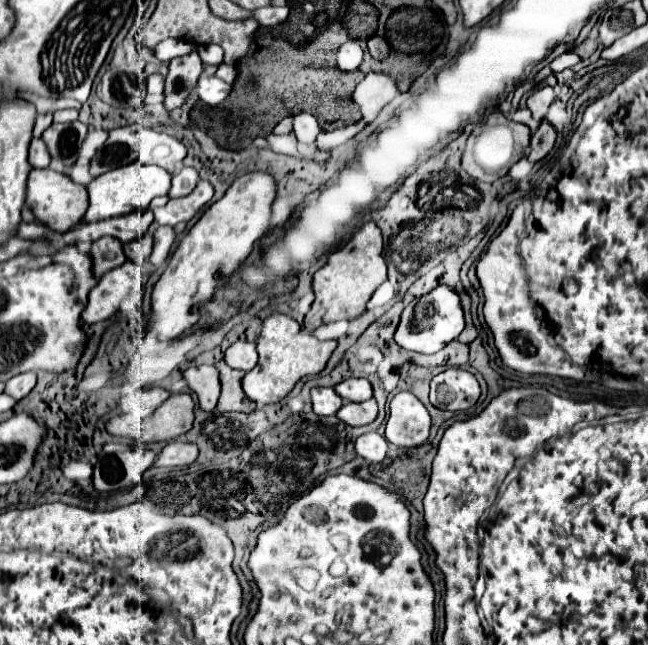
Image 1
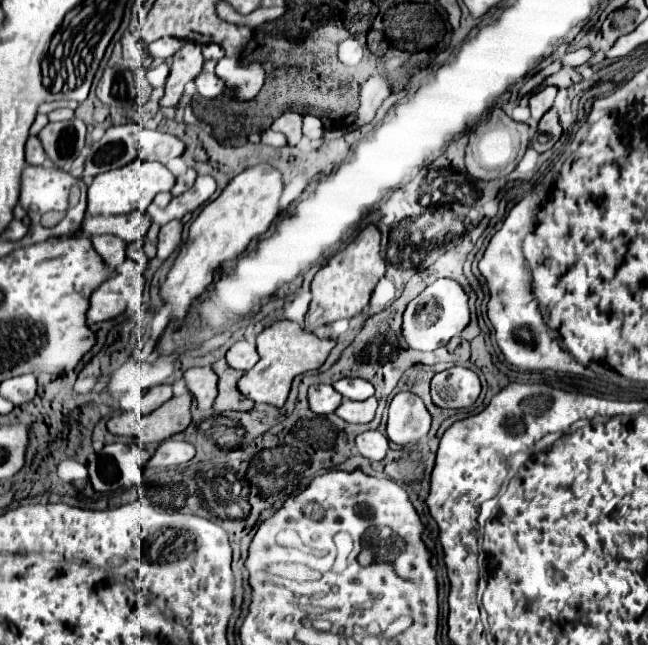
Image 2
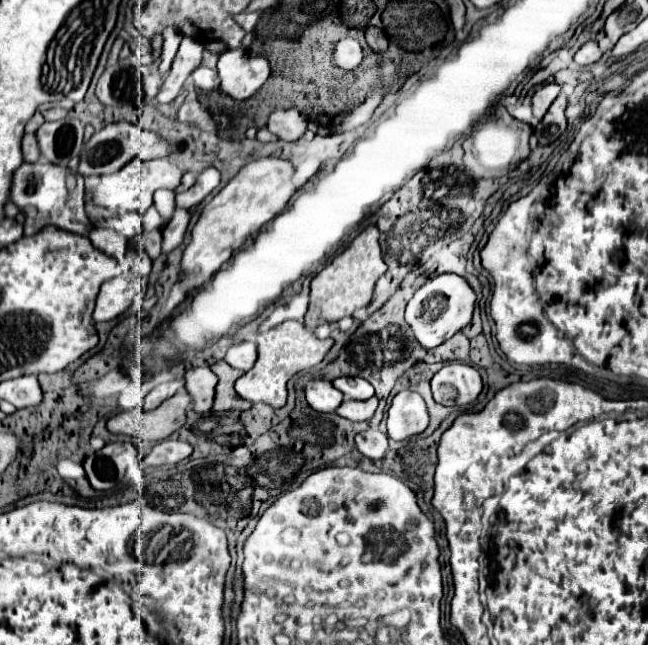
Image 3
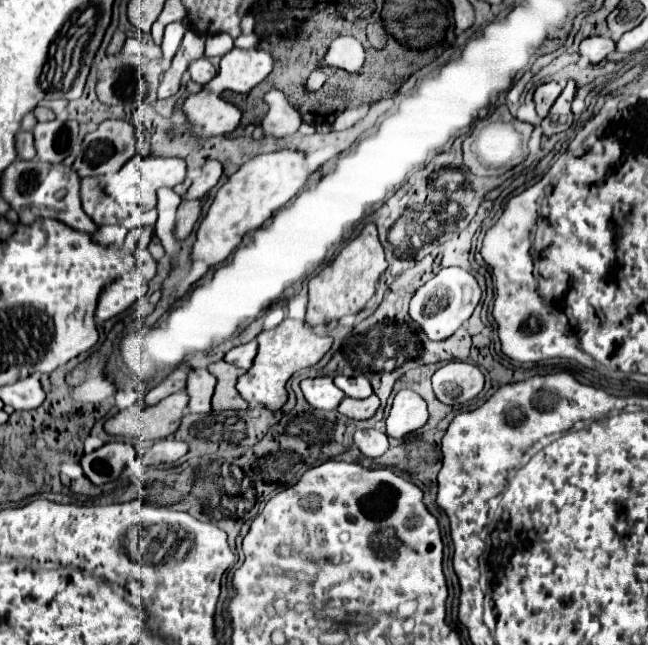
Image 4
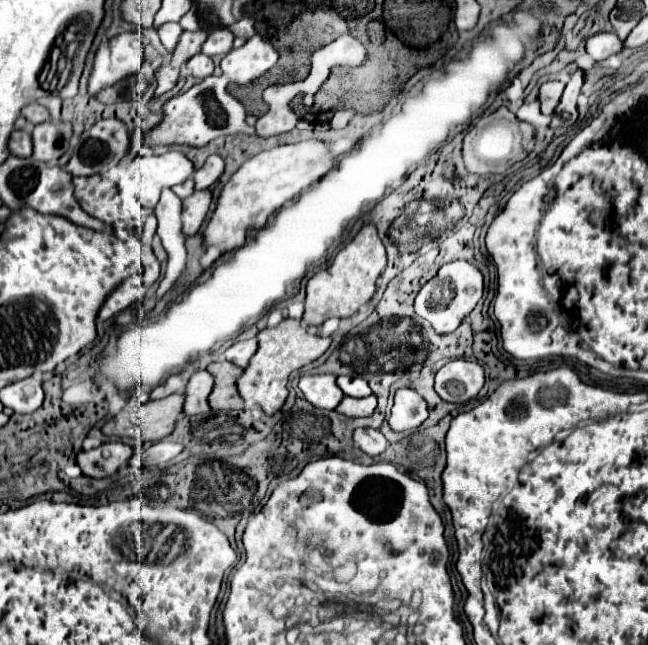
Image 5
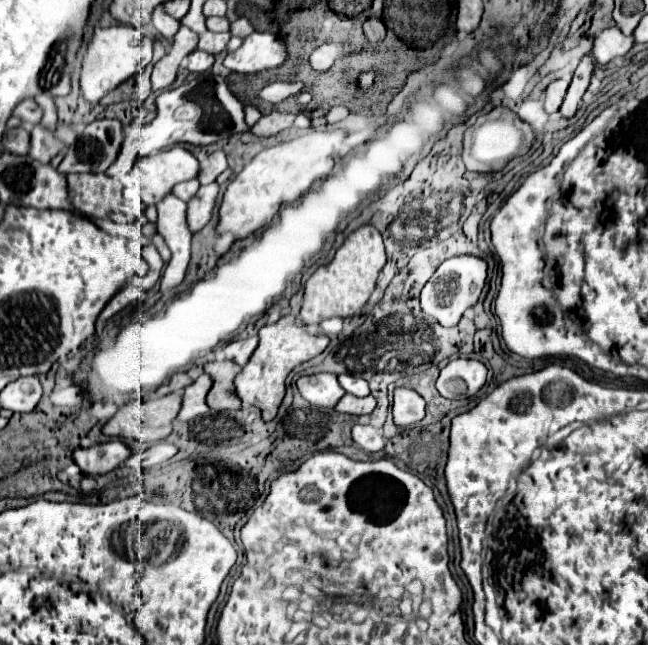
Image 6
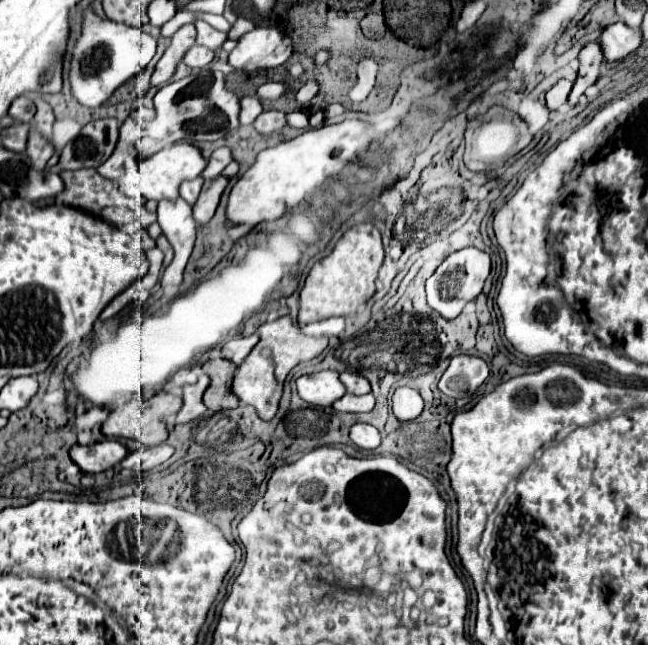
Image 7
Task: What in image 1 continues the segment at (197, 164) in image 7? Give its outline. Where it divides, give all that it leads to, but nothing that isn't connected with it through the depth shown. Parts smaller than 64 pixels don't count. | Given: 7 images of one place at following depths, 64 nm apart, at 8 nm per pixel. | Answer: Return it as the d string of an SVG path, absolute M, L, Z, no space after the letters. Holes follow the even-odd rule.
M132 162L128 166L120 166L110 172L100 174L98 178L94 178L88 184L90 206L88 206L82 222L96 222L96 220L104 220L104 218L130 214L134 210L146 210L156 196L168 194L170 178L172 176L168 170L154 166L154 164L148 166L148 164L140 164L140 162Z

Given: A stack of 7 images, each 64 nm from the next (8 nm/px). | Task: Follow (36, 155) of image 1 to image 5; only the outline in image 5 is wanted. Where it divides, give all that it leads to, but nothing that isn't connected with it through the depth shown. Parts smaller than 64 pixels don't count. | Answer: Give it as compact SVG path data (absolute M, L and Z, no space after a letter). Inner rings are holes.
M14 130L8 138L8 150L14 156L28 158L32 154L32 138L26 130Z

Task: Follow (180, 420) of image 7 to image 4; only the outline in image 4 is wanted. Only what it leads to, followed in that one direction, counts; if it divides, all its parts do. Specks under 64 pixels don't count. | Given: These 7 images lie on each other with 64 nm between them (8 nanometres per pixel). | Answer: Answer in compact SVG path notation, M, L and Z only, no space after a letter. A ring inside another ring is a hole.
M192 370L188 374L186 392L190 396L188 402L190 414L208 414L212 410L210 400L214 394L214 386L216 386L216 378L208 370Z

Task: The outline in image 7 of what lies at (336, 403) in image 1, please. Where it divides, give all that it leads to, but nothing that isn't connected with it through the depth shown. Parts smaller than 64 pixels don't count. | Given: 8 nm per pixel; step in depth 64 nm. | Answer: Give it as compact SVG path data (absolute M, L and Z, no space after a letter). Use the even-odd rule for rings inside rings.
M322 370L310 376L300 376L296 386L300 398L314 406L330 406L334 400L346 394L346 388L340 382L336 370Z

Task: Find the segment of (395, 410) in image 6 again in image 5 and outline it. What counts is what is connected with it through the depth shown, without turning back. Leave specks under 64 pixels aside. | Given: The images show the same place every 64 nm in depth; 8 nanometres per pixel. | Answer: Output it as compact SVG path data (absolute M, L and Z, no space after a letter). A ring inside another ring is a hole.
M410 388L396 390L394 406L390 414L390 428L394 432L406 432L418 428L428 418L426 400Z

